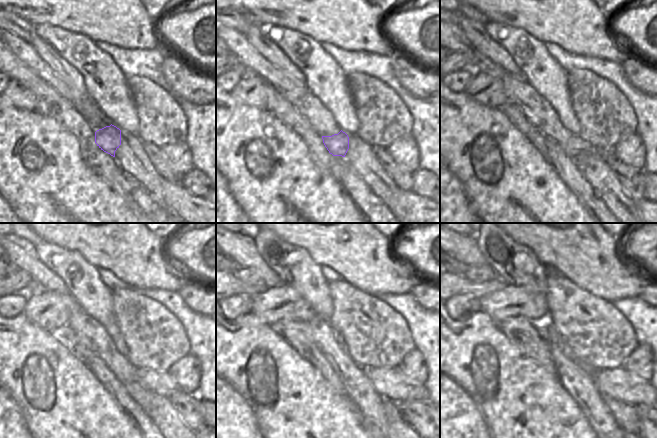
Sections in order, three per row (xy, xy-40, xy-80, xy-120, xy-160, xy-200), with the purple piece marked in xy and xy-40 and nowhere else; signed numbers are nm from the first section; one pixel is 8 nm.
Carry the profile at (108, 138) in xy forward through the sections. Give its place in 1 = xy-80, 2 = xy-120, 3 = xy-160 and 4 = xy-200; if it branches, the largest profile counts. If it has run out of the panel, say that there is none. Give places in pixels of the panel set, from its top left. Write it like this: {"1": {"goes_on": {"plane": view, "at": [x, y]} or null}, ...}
{"1": {"goes_on": {"plane": "xy-80", "at": [575, 145]}}, "2": {"goes_on": {"plane": "xy-120", "at": [161, 382]}}, "3": {"goes_on": {"plane": "xy-160", "at": [388, 382]}}, "4": {"goes_on": {"plane": "xy-200", "at": [617, 383]}}}

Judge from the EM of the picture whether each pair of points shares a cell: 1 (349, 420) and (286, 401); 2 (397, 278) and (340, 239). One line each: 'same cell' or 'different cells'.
1: same cell
2: same cell

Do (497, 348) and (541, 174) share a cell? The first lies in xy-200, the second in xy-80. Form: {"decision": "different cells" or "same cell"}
{"decision": "same cell"}

